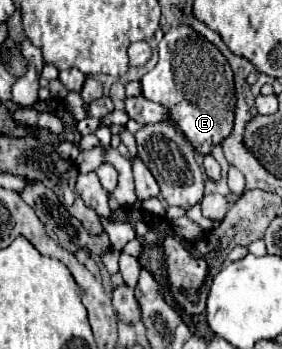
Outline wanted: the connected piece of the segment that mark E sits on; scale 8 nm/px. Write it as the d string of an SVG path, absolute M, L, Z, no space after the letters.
M189 26L169 30L159 42L159 62L141 78L141 92L147 100L165 106L169 120L185 134L195 152L207 156L233 132L235 82L225 56L209 40Z

